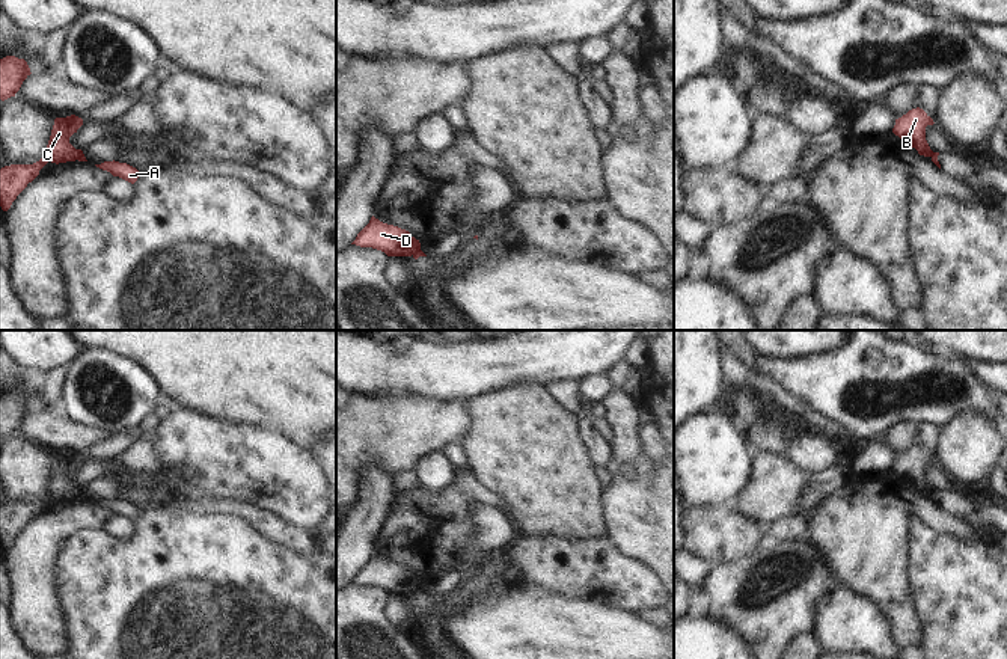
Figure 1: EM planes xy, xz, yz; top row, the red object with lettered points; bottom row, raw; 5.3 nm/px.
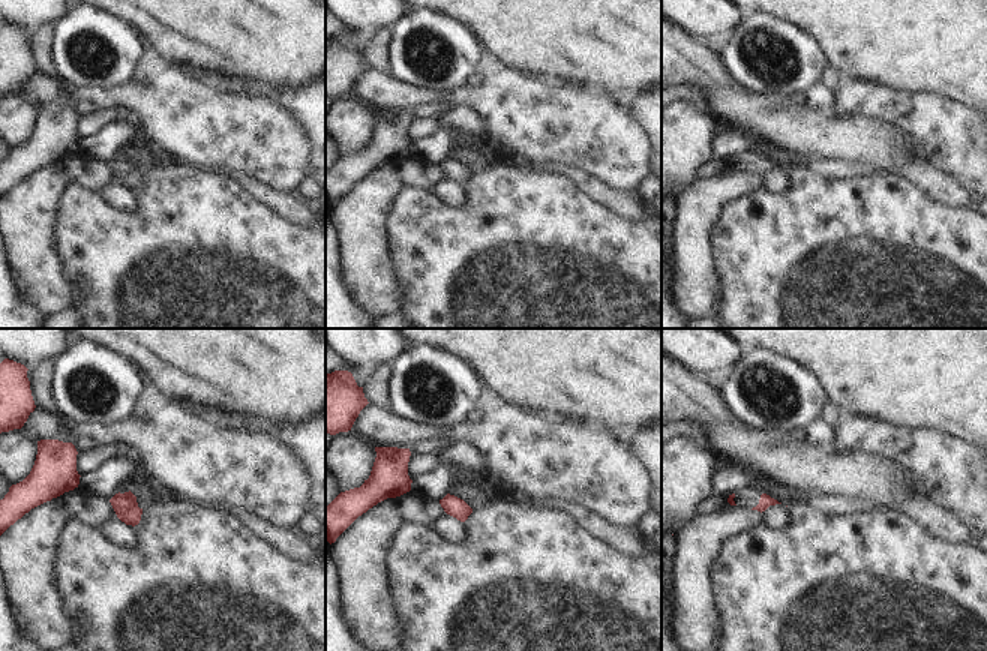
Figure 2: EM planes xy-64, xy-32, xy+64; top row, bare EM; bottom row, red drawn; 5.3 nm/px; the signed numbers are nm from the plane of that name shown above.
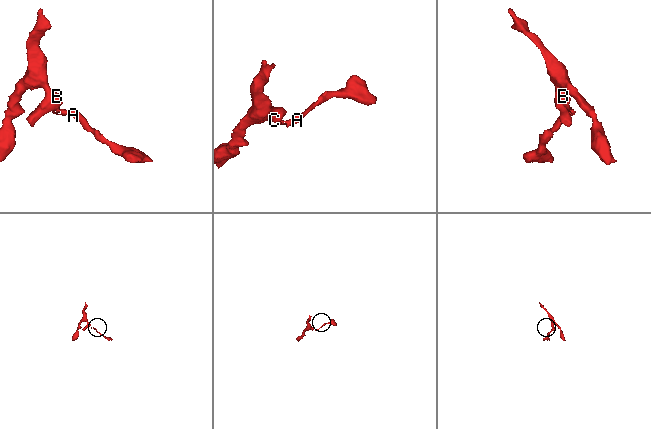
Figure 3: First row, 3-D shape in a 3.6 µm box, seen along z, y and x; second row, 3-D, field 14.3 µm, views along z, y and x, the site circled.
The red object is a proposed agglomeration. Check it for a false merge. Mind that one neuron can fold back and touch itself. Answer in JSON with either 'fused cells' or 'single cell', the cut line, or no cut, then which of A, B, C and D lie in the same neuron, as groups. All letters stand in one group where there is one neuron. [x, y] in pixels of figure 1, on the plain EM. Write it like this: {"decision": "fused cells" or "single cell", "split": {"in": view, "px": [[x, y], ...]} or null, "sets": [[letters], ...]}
{"decision": "fused cells", "split": {"in": "xz", "px": [[419, 587], [413, 593]]}, "sets": [["A"], ["B", "C", "D"]]}

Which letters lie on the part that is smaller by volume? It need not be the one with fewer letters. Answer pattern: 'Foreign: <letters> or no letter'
Foreign: A

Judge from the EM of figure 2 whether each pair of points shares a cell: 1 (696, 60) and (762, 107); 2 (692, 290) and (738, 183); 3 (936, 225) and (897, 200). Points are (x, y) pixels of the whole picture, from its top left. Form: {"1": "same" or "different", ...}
{"1": "same", "2": "same", "3": "same"}

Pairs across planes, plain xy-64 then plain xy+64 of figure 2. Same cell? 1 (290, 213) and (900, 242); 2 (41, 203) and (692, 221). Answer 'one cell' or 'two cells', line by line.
1: two cells
2: one cell

